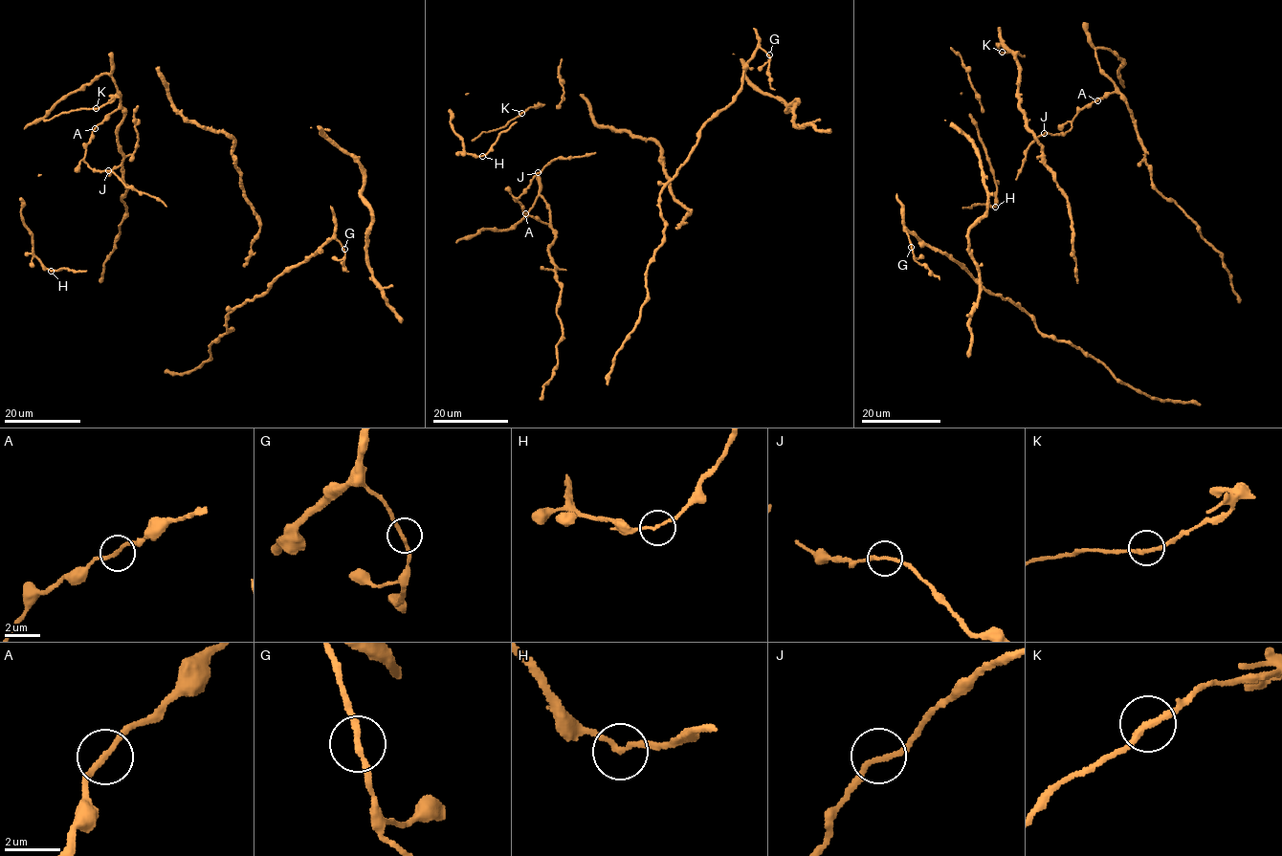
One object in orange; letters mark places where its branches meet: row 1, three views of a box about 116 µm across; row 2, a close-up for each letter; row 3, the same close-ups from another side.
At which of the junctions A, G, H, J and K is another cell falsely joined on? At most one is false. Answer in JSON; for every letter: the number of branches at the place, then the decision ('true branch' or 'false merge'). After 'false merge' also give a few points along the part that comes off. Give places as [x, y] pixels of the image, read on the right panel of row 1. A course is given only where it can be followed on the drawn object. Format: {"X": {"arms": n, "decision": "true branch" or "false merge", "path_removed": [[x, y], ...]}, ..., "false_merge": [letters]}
{"A": {"arms": 2, "decision": "true branch"}, "G": {"arms": 2, "decision": "true branch"}, "H": {"arms": 2, "decision": "false merge", "path_removed": [[996, 207], [976, 204], [962, 208]]}, "J": {"arms": 2, "decision": "true branch"}, "K": {"arms": 2, "decision": "true branch"}, "false_merge": ["H"]}

